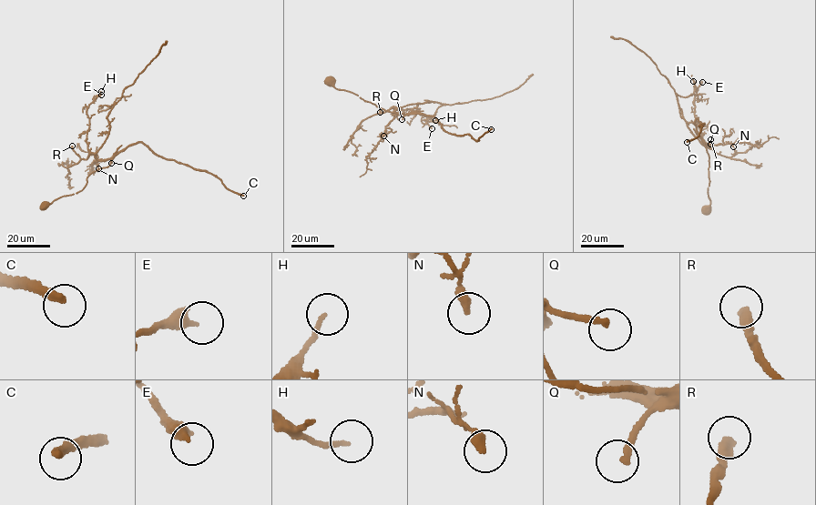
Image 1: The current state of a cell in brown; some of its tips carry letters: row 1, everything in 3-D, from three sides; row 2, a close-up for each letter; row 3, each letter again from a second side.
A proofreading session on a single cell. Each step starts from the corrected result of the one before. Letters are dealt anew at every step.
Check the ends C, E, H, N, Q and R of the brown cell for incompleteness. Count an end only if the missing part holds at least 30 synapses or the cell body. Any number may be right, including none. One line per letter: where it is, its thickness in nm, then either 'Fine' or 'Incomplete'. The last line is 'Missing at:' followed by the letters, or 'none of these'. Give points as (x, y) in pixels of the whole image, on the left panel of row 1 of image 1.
C: Place: (243, 196). Thickness 280 nm. Incomplete
E: Place: (101, 95). Thickness 380 nm. Fine
H: Place: (101, 91). Thickness 150 nm. Fine
N: Place: (98, 168). Thickness 340 nm. Fine
Q: Place: (111, 163). Thickness 200 nm. Incomplete
R: Place: (72, 146). Thickness 320 nm. Incomplete
Missing at: C, Q, R

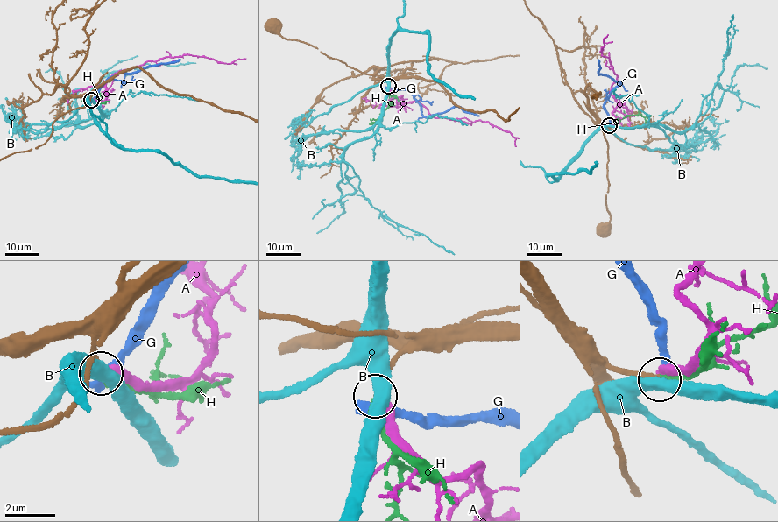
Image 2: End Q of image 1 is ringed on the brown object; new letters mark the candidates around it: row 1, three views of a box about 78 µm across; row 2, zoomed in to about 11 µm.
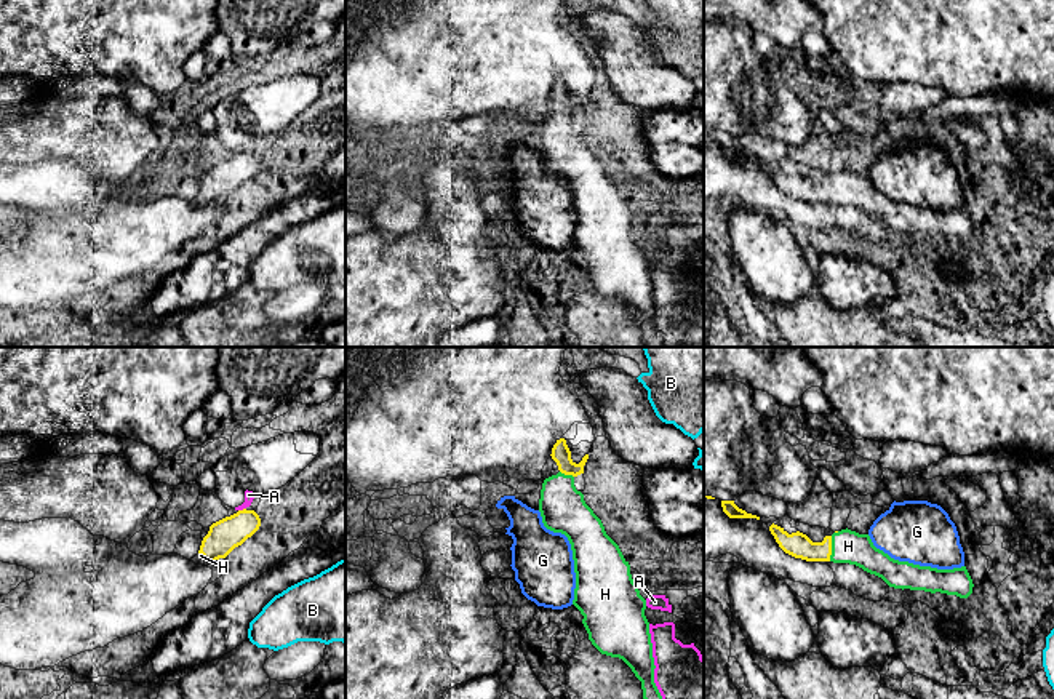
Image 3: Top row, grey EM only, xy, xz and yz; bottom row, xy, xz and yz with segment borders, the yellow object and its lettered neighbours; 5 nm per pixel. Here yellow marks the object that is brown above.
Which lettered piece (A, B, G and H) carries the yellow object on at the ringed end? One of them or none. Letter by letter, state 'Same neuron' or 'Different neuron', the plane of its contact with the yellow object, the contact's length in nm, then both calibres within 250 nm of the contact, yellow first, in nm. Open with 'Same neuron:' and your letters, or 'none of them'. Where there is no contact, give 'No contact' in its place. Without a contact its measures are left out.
Same neuron: H
A: Different neuron. Touches yellow in xy. Shared border 40 nm. Thickness 160 nm (yellow) against 50 nm
B: Different neuron. No contact
G: Different neuron. No contact
H: Same neuron. Touches yellow in yz. Shared border 130 nm. Thickness 130 nm (yellow) against 160 nm

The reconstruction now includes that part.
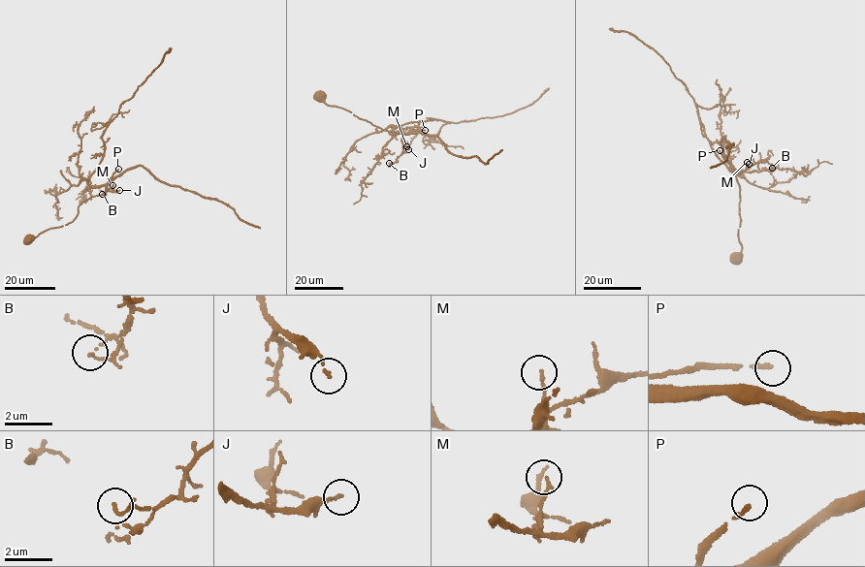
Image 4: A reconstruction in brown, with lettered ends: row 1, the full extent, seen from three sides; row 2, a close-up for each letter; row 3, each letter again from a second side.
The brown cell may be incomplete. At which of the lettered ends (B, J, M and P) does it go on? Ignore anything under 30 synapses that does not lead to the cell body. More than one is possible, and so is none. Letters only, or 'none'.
P

